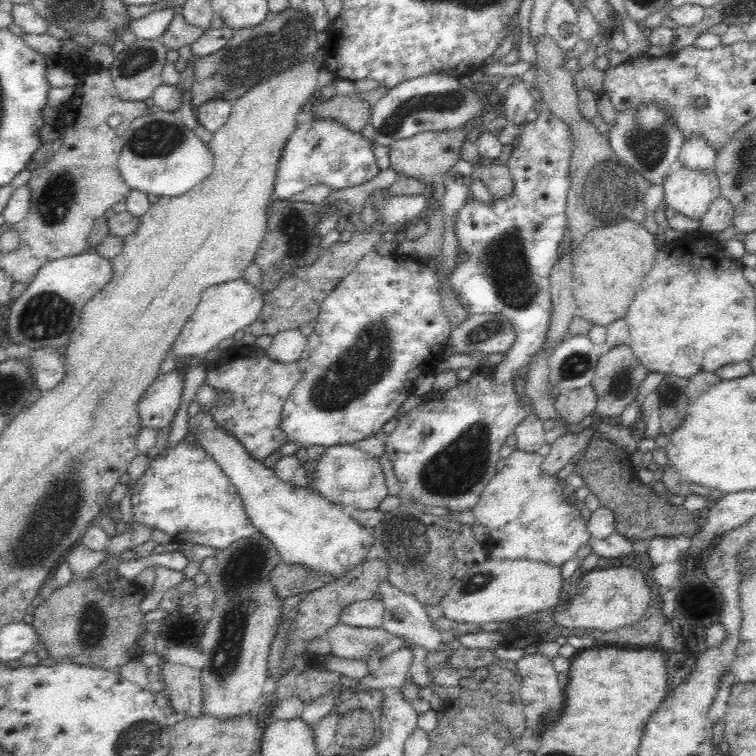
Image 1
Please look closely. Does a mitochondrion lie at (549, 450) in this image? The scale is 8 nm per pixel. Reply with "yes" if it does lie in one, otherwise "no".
no

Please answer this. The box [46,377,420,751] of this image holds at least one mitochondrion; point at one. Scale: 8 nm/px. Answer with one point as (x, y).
(241, 575)

